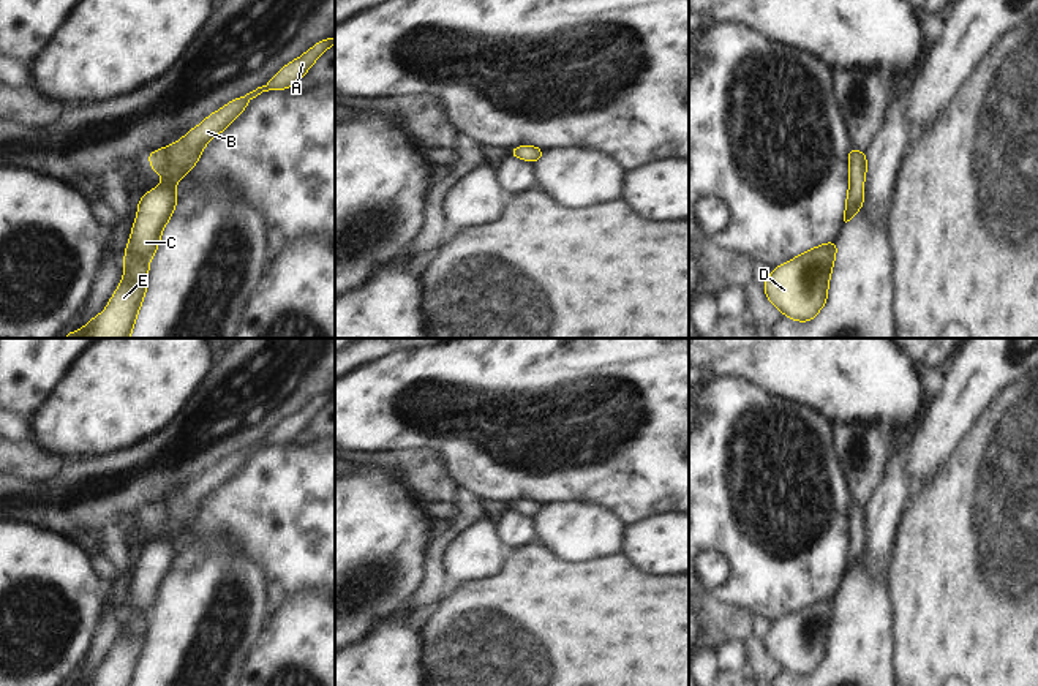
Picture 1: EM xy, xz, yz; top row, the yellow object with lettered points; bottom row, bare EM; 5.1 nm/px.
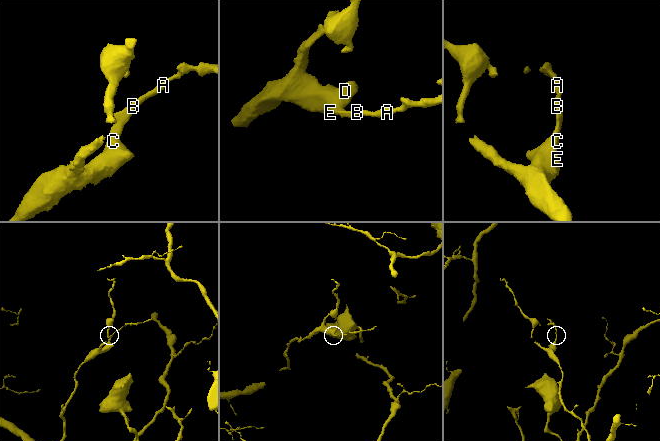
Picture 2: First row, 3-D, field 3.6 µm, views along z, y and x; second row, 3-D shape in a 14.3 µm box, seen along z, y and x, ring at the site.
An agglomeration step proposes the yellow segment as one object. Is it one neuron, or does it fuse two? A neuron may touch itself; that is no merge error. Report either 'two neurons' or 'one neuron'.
one neuron

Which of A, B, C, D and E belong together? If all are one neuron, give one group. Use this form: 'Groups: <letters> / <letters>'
Groups: A B C D E

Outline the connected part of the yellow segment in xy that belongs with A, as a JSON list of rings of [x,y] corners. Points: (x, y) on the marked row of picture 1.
[[[335,36],[318,41],[303,55],[281,66],[265,85],[207,115],[201,125],[191,128],[175,144],[145,155],[152,171],[167,180],[139,198],[136,221],[123,254],[125,272],[107,307],[79,332],[71,330],[63,338],[130,338],[147,292],[149,264],[158,250],[161,232],[177,207],[174,185],[196,166],[205,144],[242,115],[253,98],[269,90],[288,90],[333,44]]]

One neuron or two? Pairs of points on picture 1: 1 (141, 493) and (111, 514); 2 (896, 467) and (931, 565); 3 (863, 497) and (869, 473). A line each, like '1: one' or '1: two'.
1: one
2: two
3: one

